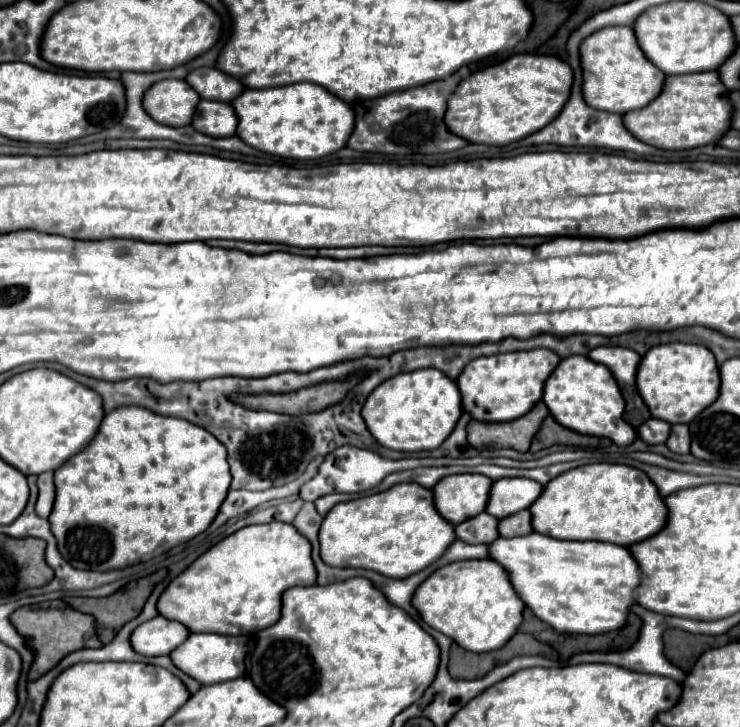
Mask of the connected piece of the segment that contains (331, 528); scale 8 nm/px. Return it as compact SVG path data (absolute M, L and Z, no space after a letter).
M399 483L383 493L337 503L323 519L319 541L321 559L331 567L363 567L405 579L435 563L457 537L455 525L437 513L431 489Z

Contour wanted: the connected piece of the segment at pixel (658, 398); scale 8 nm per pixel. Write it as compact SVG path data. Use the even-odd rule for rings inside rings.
M669 343L651 347L637 369L637 389L647 403L651 417L667 423L689 423L705 407L709 407L719 393L719 369L713 353L703 345Z

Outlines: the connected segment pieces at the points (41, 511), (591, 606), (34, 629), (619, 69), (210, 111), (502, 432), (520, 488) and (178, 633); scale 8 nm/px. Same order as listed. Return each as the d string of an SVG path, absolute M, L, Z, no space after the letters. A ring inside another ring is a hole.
M41 473L37 479L39 487L39 499L35 505L35 511L39 517L47 519L53 511L53 501L55 501L55 485L53 485L53 473Z
M531 533L525 537L503 539L499 537L489 545L491 559L501 563L515 585L517 595L523 603L545 623L561 633L583 633L601 635L617 631L627 623L631 607L637 603L637 587L641 581L641 571L627 547L601 543L601 541L559 541L549 535Z
M45 601L39 605L19 607L11 615L11 623L21 635L29 639L29 645L37 651L29 671L29 681L43 677L43 673L53 669L63 657L67 657L67 653L87 649L87 647L93 647L93 649L101 647L101 641L95 633L95 619L87 613L79 613L71 609L65 601Z
M609 27L587 37L581 45L583 65L583 99L593 109L625 115L647 107L661 95L667 75L661 73L641 51L631 27Z
M203 99L193 115L193 127L211 137L231 137L237 133L237 115L231 103Z
M543 401L531 409L531 413L507 421L507 423L481 423L469 421L467 425L467 441L475 449L501 449L505 445L513 445L511 449L525 453L531 445L533 435L537 433L541 421L549 415L549 409Z
M515 477L515 479L493 481L489 503L487 503L487 509L493 509L493 511L487 511L487 513L497 519L509 517L523 509L529 509L539 499L541 493L543 493L543 485L531 479Z
M159 615L133 631L131 645L135 647L135 651L139 649L139 653L147 657L169 655L185 641L187 635L191 635L191 631L183 623Z

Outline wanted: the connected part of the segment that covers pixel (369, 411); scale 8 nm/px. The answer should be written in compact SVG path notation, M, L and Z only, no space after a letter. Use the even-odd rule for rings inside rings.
M437 369L399 373L371 391L371 397L363 405L363 419L369 433L383 447L403 453L437 449L449 437L461 413L461 395L455 381Z

